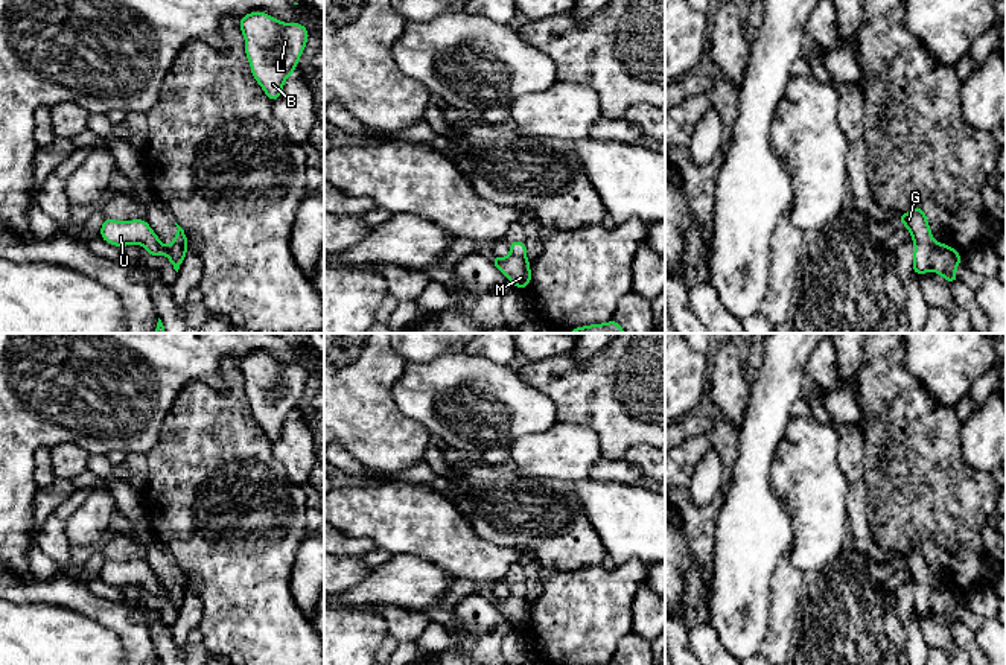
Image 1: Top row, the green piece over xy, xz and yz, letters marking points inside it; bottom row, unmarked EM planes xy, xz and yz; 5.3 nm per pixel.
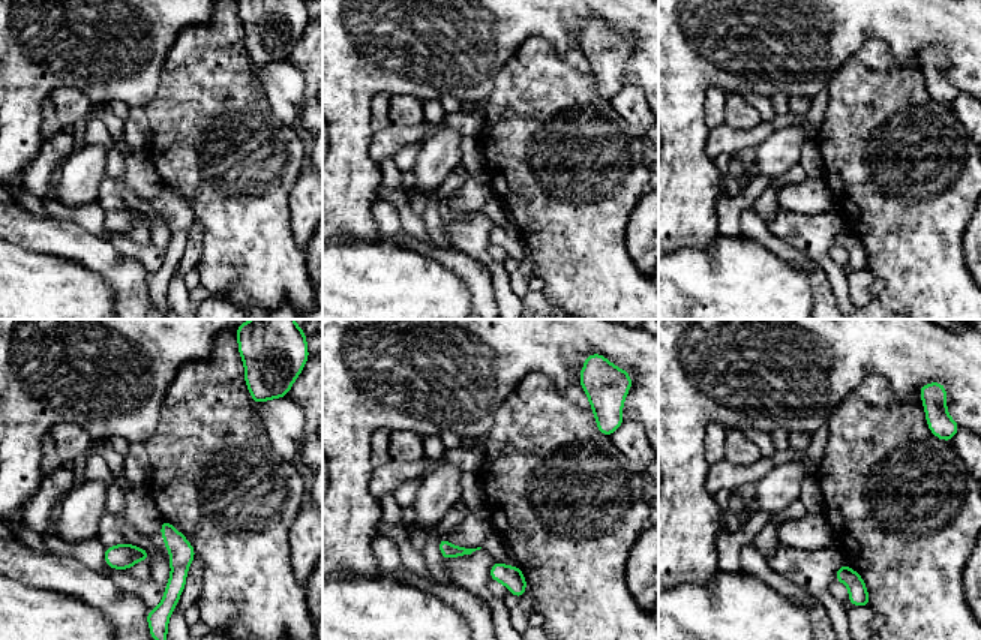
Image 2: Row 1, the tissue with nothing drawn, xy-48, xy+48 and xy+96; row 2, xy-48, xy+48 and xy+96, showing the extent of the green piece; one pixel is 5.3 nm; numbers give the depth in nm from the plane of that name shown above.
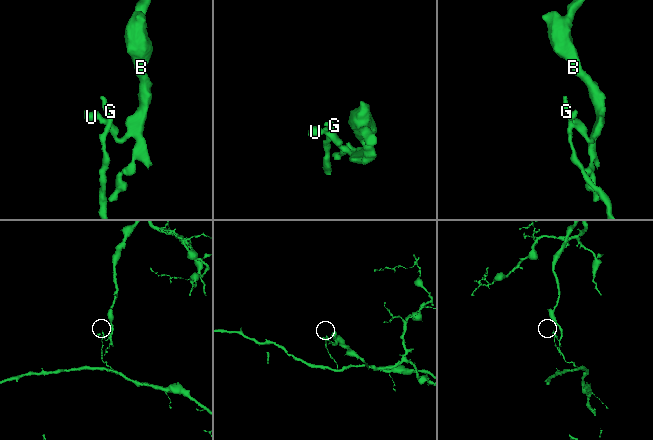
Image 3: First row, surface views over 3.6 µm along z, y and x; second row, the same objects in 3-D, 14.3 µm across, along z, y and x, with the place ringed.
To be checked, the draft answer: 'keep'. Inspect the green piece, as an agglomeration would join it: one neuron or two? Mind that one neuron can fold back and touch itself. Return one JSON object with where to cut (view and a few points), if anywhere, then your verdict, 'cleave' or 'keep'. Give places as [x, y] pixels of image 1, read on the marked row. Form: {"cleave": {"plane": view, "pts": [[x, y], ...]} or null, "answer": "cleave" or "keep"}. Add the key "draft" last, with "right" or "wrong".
{"cleave": {"plane": "yz", "pts": [[936, 244], [929, 257], [929, 268]]}, "answer": "cleave", "draft": "wrong"}

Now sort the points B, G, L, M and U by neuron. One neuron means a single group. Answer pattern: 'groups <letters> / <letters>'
groups B L M U / G

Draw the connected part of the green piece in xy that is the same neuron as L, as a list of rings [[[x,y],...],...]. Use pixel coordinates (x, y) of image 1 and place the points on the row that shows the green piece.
[[[251,12],[239,20],[251,73],[272,102],[280,97],[286,78],[309,40],[301,23],[282,23],[265,12]]]

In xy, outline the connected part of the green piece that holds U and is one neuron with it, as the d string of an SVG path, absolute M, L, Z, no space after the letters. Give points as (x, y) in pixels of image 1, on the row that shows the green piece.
M103 218L100 237L120 248L131 243L140 243L148 250L151 257L163 253L172 265L180 263L180 257L172 254L167 247L161 243L146 219L114 221Z

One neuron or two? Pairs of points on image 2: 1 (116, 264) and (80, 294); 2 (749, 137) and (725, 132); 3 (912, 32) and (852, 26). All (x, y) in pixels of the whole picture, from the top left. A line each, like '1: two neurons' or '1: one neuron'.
1: two neurons
2: one neuron
3: one neuron

